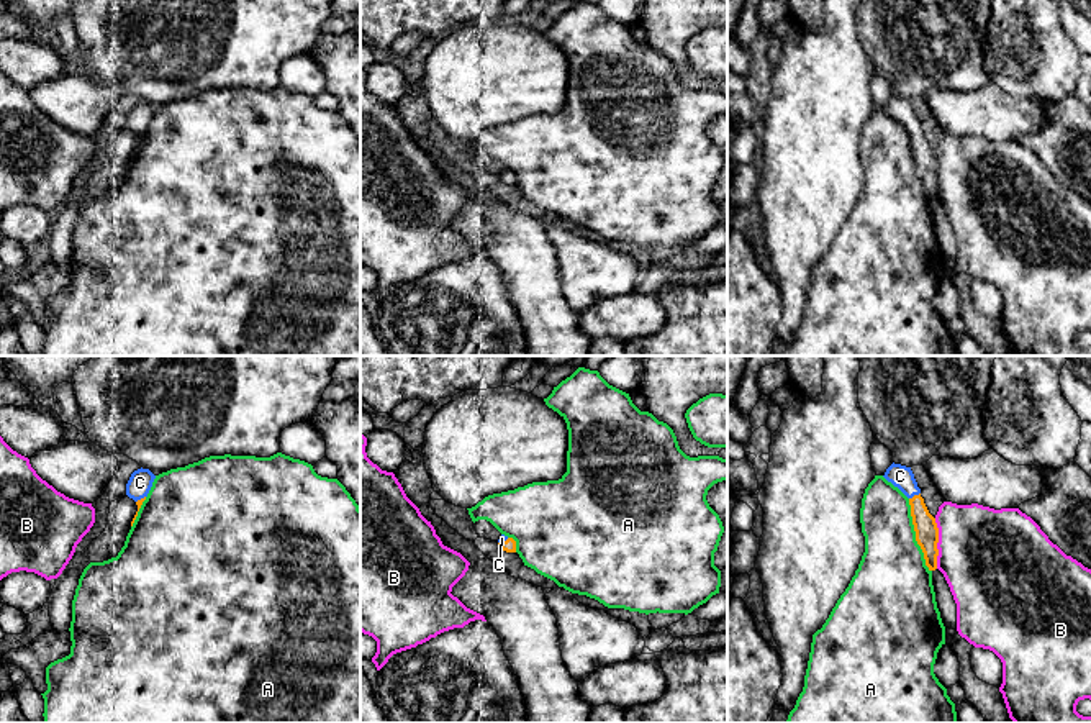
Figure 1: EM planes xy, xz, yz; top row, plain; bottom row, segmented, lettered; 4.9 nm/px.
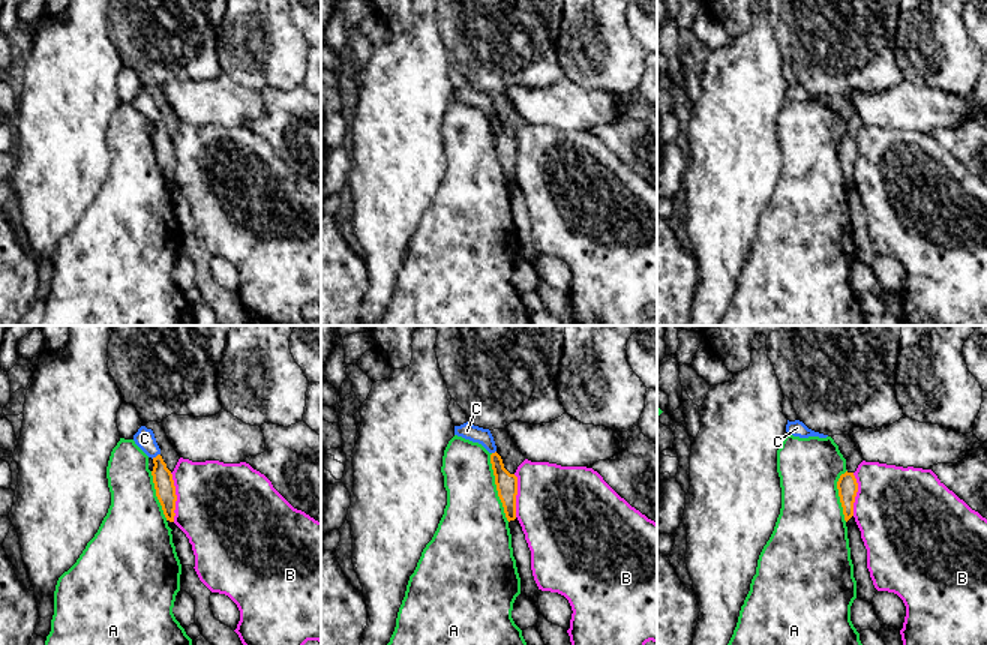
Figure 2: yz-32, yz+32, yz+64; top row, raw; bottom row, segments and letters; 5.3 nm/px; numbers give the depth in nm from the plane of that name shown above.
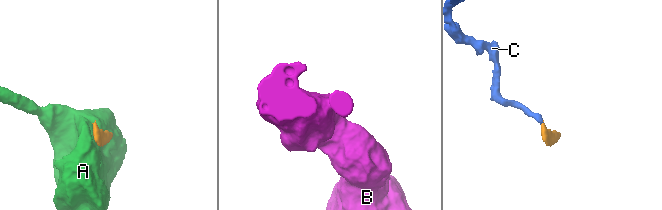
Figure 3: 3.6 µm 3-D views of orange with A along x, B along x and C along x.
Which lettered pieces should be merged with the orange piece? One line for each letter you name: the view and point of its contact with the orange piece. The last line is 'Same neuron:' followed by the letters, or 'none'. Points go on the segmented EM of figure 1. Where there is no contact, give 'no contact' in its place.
C: contact yz (914, 495)
Same neuron: C

